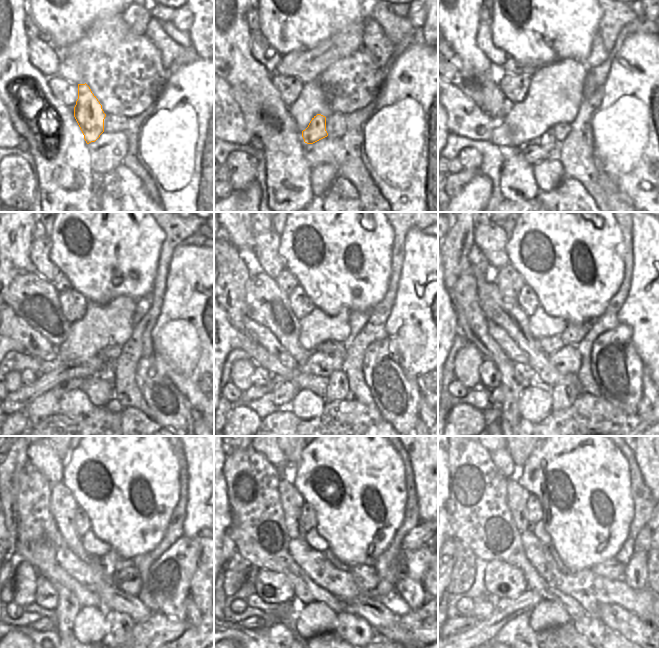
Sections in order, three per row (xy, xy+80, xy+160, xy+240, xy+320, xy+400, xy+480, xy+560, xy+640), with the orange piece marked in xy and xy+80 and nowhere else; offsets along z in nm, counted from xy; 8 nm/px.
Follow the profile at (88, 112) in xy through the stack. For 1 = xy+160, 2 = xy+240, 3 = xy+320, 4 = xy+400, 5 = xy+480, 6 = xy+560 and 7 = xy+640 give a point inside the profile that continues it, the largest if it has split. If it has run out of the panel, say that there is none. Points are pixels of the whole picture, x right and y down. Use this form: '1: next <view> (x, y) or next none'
1: next xy+160 (548, 140)
2: next xy+240 (106, 372)
3: next xy+320 (338, 389)
4: next xy+400 (563, 395)
5: next xy+480 (120, 626)
6: next xy+560 (352, 628)
7: next xy+640 (589, 626)

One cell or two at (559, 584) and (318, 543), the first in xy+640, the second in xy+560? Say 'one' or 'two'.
two

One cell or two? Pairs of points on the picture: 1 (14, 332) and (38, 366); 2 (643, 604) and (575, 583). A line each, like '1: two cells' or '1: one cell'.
1: two cells
2: one cell

